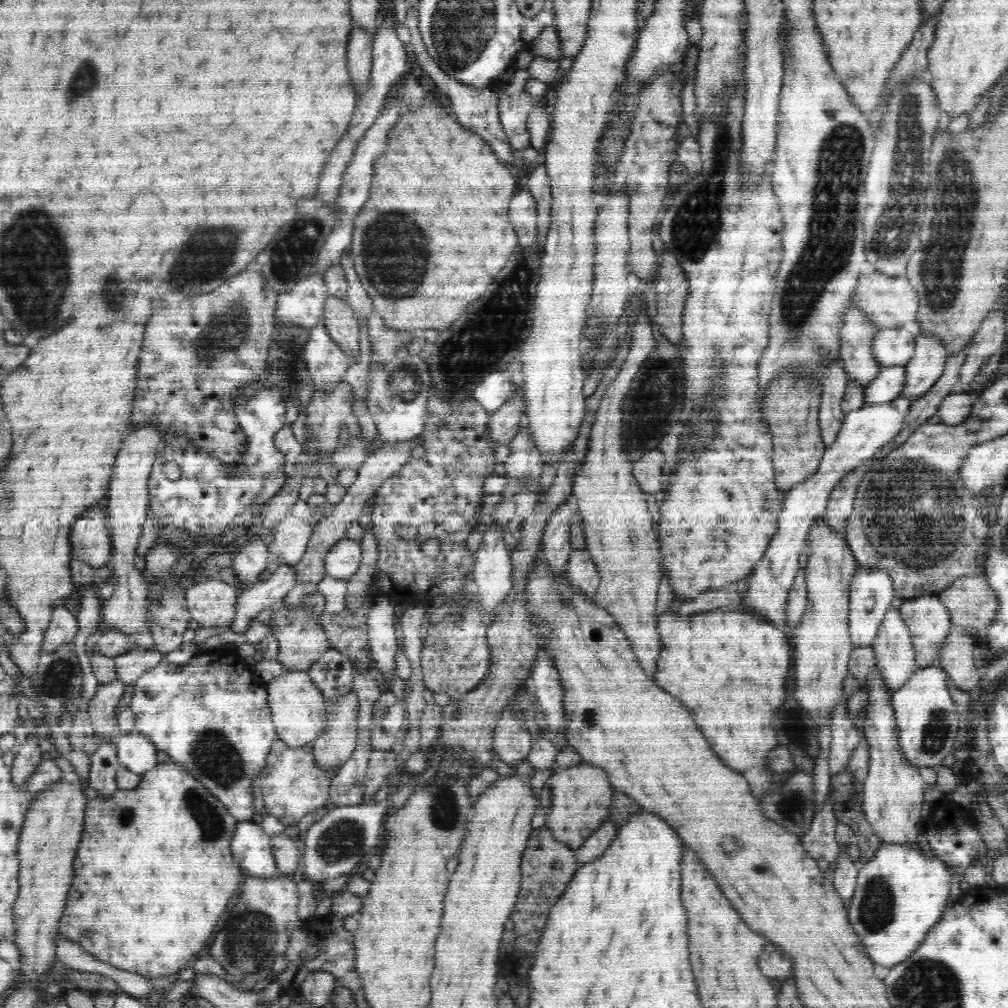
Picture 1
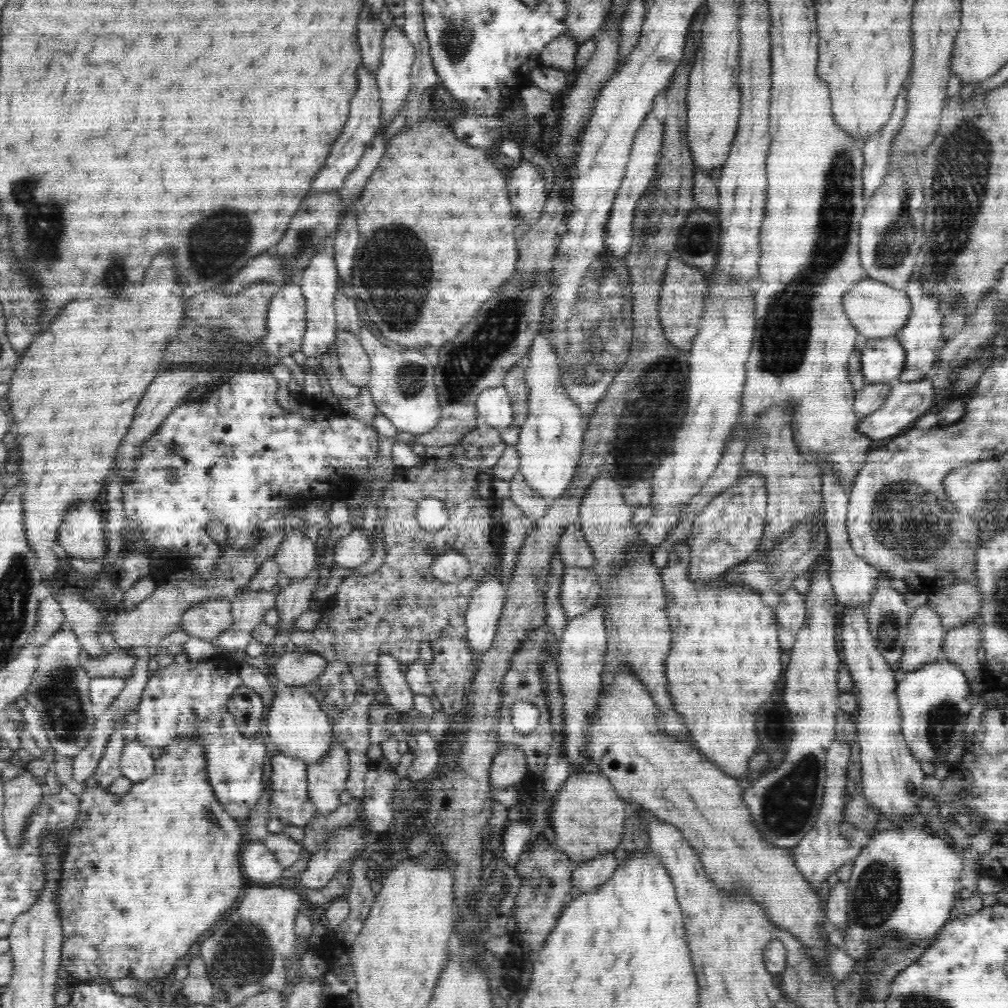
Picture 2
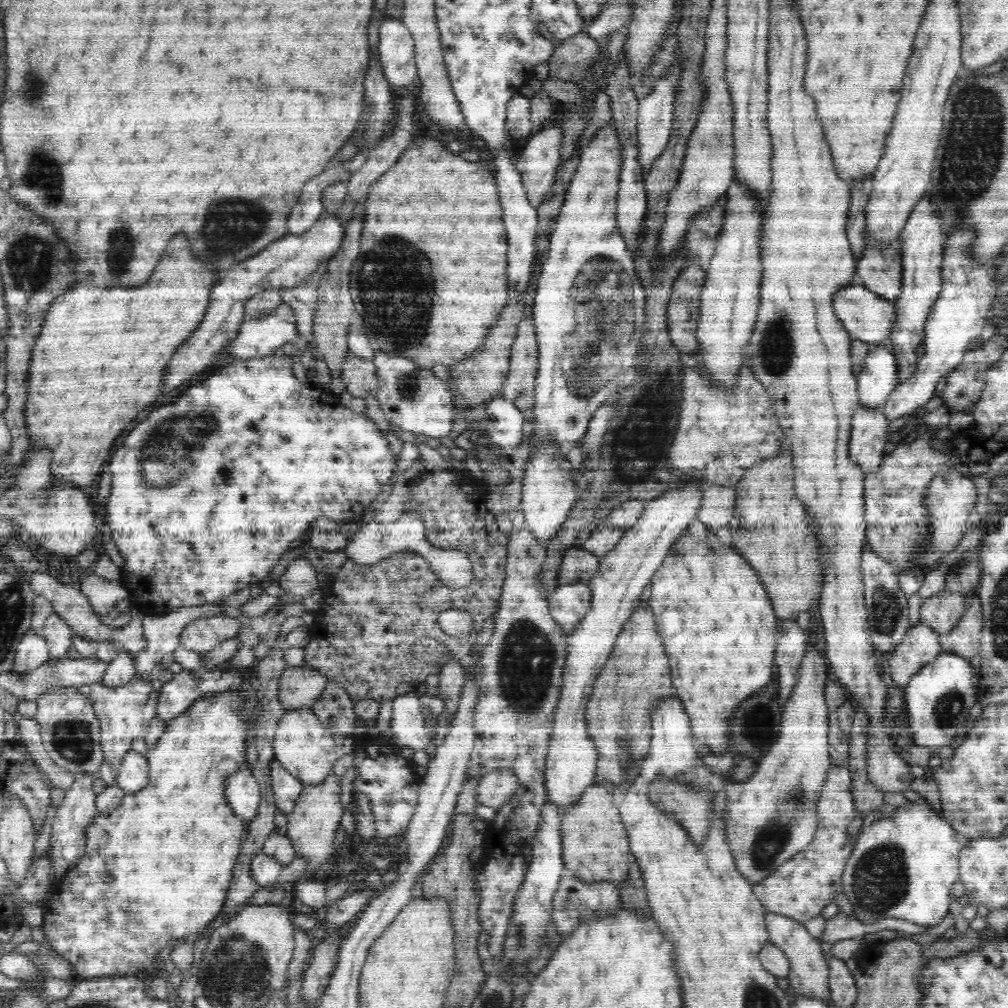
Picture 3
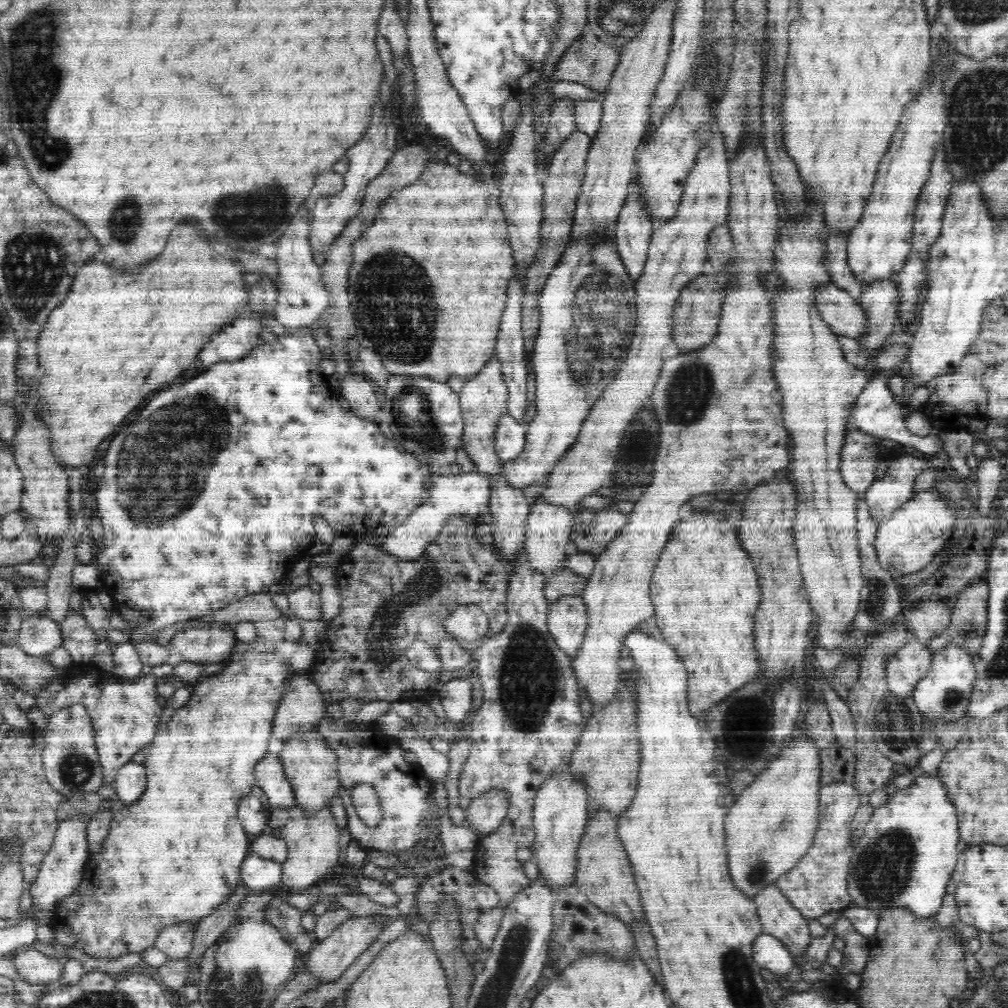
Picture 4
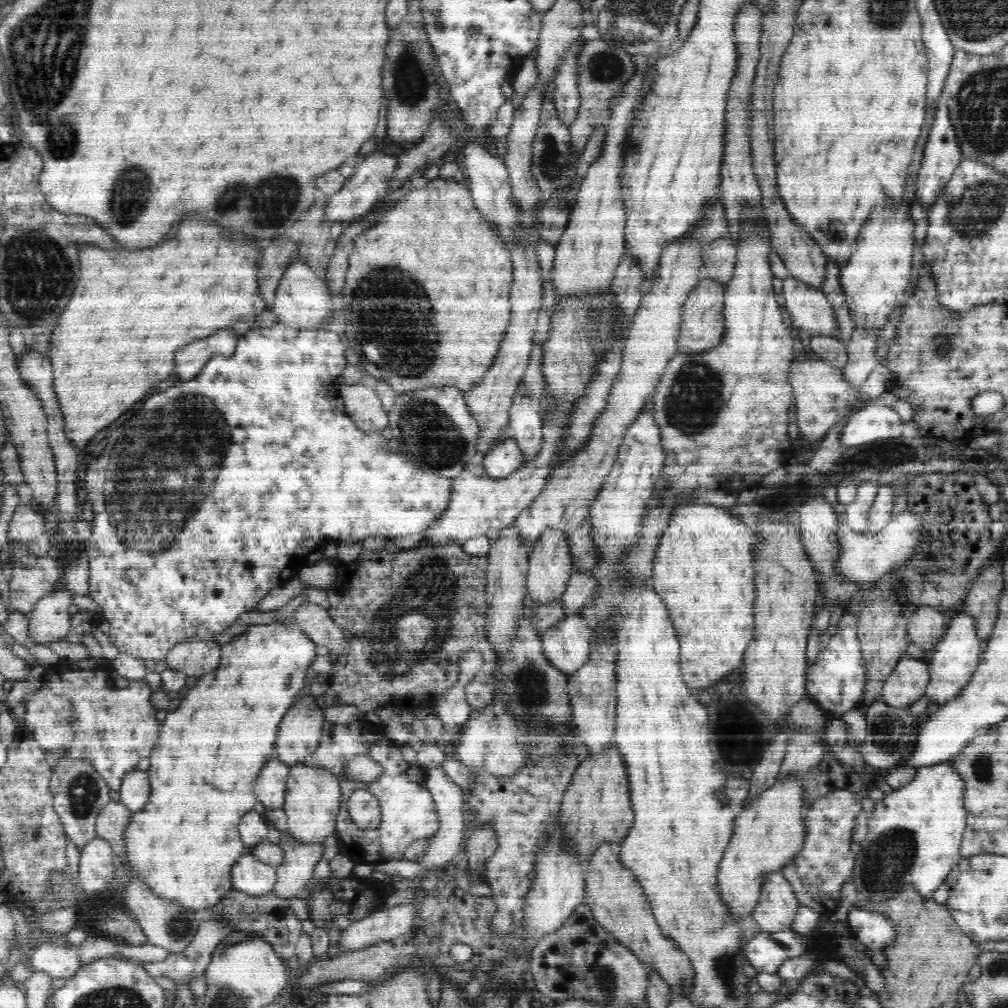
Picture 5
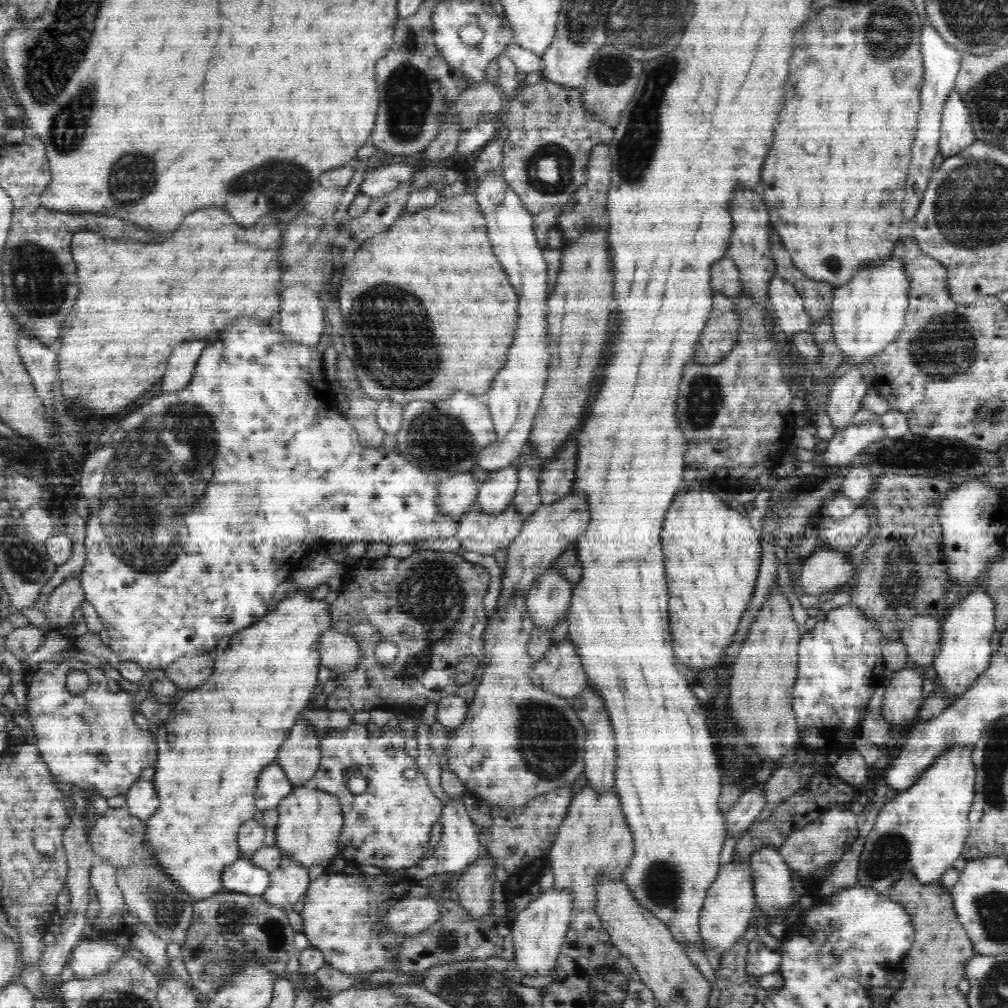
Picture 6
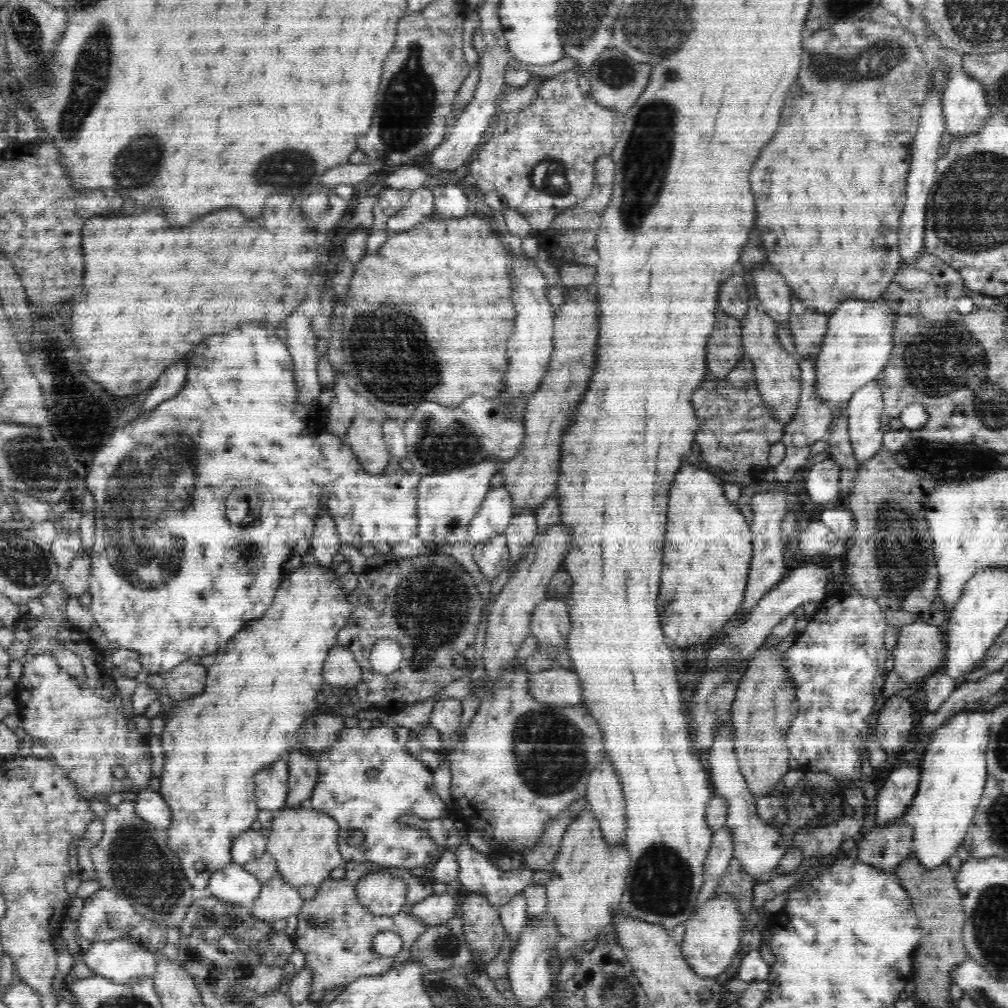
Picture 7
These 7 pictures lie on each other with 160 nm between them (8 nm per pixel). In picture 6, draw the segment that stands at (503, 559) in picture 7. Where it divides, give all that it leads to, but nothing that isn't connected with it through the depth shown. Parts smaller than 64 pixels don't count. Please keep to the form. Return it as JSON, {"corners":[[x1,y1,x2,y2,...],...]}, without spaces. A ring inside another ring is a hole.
{"corners":[[476,501,470,506,466,513,457,523,455,536,460,540,461,548,466,551,476,552,484,556,495,556,498,550,504,550,510,546,510,542,518,536,522,530,523,518,521,512,513,508,513,504,508,504,502,512,486,513,481,511,480,504]]}

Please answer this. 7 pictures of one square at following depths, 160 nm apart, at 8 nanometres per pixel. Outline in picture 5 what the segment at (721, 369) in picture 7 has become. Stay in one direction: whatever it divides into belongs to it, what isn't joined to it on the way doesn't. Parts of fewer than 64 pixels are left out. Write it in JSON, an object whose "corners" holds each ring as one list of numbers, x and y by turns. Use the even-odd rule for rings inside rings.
{"corners":[[702,278,699,284,687,296,682,310,682,322,677,349,680,354,702,353,714,349,723,340,724,294,726,287,710,278]]}

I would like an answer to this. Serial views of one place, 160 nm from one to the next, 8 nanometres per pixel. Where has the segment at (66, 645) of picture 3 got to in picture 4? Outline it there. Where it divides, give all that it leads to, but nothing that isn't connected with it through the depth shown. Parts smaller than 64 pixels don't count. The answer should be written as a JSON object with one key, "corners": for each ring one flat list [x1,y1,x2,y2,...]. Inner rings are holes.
{"corners":[[69,530,58,544,59,557,50,567,49,578,45,583,48,602,47,610,50,619,61,626,63,618,69,611,70,594,75,591,72,587,72,570,77,563,76,533]]}

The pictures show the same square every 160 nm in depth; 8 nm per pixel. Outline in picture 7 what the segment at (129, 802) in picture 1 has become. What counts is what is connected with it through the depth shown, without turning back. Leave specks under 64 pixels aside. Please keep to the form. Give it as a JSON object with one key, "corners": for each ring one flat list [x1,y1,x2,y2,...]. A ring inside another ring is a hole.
{"corners":[[320,563,302,565,289,574,285,574,280,588,276,591,273,603,268,611,260,618,254,619,252,622,246,624,240,632,234,635,234,640,229,640,226,643,226,648,218,654,216,658,216,666,210,666,208,670,208,684,204,688,204,692,192,700,182,700,182,702,171,703,165,710,167,720,162,731,162,748,166,754,166,762,164,762,164,772,162,772,162,788,160,794,164,796,164,800,168,802,170,810,172,810,172,822,170,830,165,832,169,839,168,847,178,855,180,863,182,863,182,870,188,883,192,885,195,890,203,890,208,888,210,877,214,871,224,868,231,863,234,840,240,834,252,827,252,824,257,820,259,808,254,800,254,774,260,772,262,768,266,768,268,764,285,759,284,752,290,750,290,744,294,744,294,734,298,732,298,728,302,726,302,722,306,718,312,716,319,707,316,696,322,688,323,681,323,664,326,660,327,653,330,648,334,648,337,644,337,636,340,630,346,626,347,617,350,616,351,606,350,601,346,599,346,592,344,587,340,585,340,577,336,577,331,568,326,568]]}

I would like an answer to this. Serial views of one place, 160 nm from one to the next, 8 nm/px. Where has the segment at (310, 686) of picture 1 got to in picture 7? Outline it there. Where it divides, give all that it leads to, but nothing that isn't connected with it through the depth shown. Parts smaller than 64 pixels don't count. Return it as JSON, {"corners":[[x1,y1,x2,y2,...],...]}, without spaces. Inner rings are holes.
{"corners":[[308,804,298,808,282,808,270,829,265,852,270,852,277,864,282,880,289,881,296,889,300,886,318,886,329,878,330,872,344,862,339,846,338,822,321,809,309,808]]}

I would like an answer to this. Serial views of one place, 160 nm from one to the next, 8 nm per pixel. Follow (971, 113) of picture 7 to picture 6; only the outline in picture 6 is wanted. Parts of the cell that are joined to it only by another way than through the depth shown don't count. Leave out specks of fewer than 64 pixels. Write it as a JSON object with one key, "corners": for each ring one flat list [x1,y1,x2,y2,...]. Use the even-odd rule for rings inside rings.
{"corners":[[952,91,946,99,940,120,938,153,943,158,957,155,975,141,970,122,970,111,962,102,962,95,958,95,958,91]]}

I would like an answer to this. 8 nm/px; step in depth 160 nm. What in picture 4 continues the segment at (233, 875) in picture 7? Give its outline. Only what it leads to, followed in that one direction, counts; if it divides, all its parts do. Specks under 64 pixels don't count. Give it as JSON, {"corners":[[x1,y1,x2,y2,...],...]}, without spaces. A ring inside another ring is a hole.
{"corners":[[256,853,247,855,239,871,241,882,251,892,262,892,270,889,270,886,279,884,281,880,281,863,274,860,266,860]]}

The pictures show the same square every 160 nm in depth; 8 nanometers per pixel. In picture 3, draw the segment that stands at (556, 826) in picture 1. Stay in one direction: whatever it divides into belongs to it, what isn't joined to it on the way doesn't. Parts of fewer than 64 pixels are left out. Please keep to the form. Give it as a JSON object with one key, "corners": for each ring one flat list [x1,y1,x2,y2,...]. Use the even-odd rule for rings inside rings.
{"corners":[[592,784,578,801,574,802,562,814,562,858,564,861,563,876,577,877,582,881,612,881,614,885,624,882,628,878,629,861,631,852,629,849,629,837,626,828,622,825,622,818,619,808,614,806,614,796,608,788]]}

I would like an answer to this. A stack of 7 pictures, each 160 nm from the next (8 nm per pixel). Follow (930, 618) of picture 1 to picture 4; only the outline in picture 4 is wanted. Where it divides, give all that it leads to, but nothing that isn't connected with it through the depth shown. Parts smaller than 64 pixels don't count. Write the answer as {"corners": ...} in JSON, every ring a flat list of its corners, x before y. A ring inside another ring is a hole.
{"corners":[[910,639,889,658,886,668,889,692,900,698,912,696,915,684,930,670,933,656,924,641]]}

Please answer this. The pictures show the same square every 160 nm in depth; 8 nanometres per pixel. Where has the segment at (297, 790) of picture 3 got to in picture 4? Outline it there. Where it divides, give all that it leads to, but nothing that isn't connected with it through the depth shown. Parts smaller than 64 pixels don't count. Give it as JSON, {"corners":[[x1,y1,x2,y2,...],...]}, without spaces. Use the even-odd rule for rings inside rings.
{"corners":[[268,754,260,760,254,772,255,784,266,793,270,808,291,809,295,807,296,797,294,797,293,786,286,779,284,766,280,759]]}

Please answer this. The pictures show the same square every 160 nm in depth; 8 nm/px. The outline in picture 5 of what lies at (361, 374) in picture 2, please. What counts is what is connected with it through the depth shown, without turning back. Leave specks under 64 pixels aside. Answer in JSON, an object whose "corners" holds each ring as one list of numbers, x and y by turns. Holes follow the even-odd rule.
{"corners":[[372,383,342,384,339,394,344,400,345,413,363,432,381,433,388,427,388,413,382,409]]}

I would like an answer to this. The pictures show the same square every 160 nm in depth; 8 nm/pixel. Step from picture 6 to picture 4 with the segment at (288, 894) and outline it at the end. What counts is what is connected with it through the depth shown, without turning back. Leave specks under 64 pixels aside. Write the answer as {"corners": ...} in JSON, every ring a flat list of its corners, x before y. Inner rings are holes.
{"corners":[[326,805,314,813,310,813,308,809,301,808,301,806,289,809,290,821,287,822,286,826,280,828,280,838,286,842,289,852,287,859,281,863,281,880,279,886,282,888,282,894,299,893,304,889,309,889,317,885,326,876,331,875,335,871,334,866,338,864,340,859,343,859,341,847,338,845,340,830,329,808,330,806]]}

